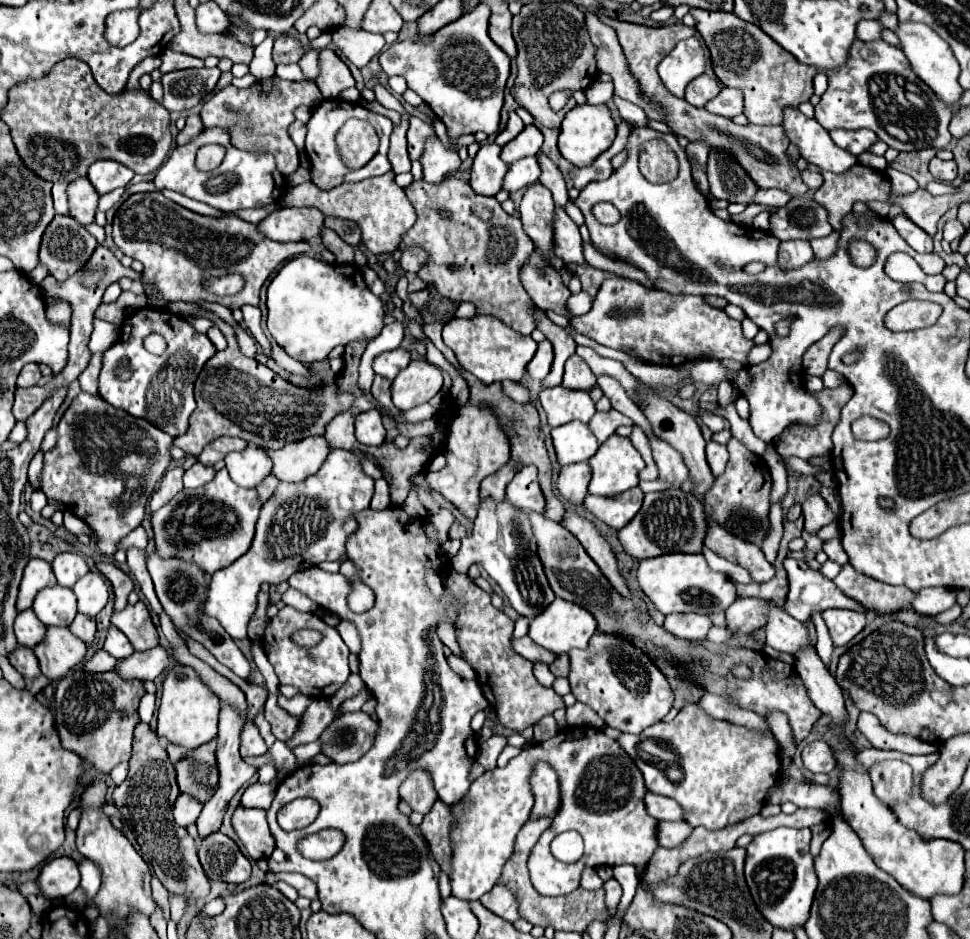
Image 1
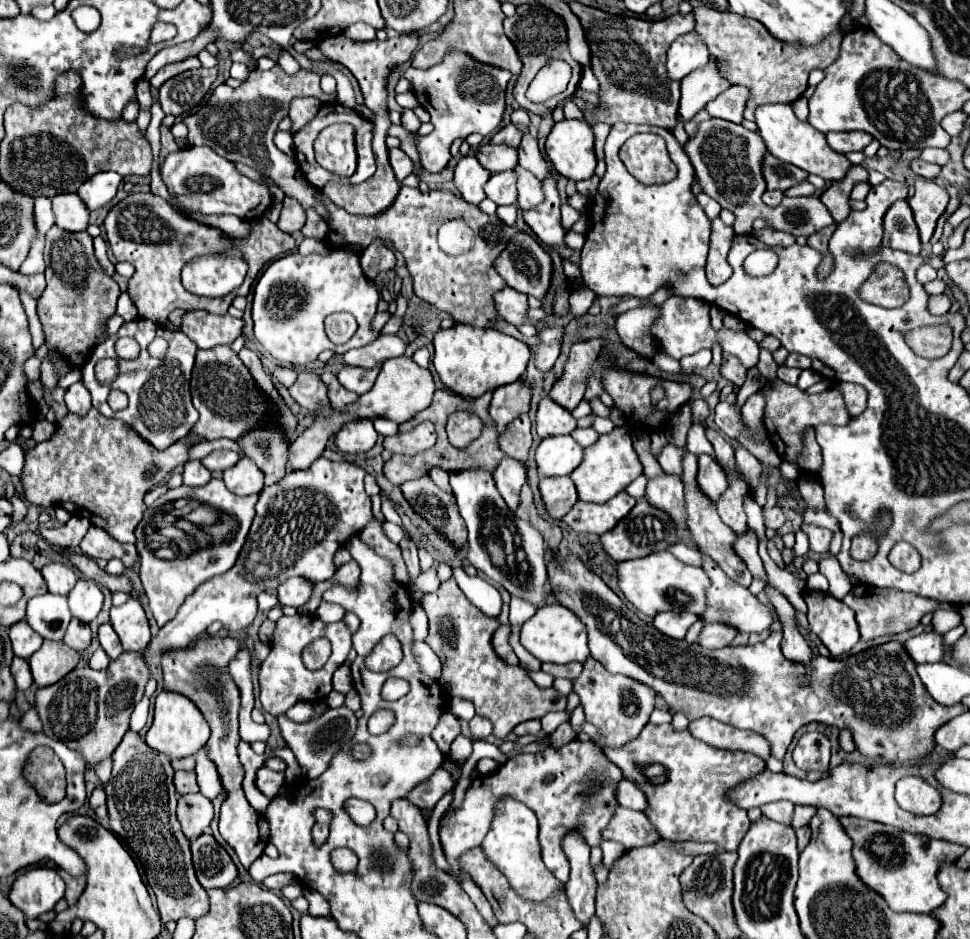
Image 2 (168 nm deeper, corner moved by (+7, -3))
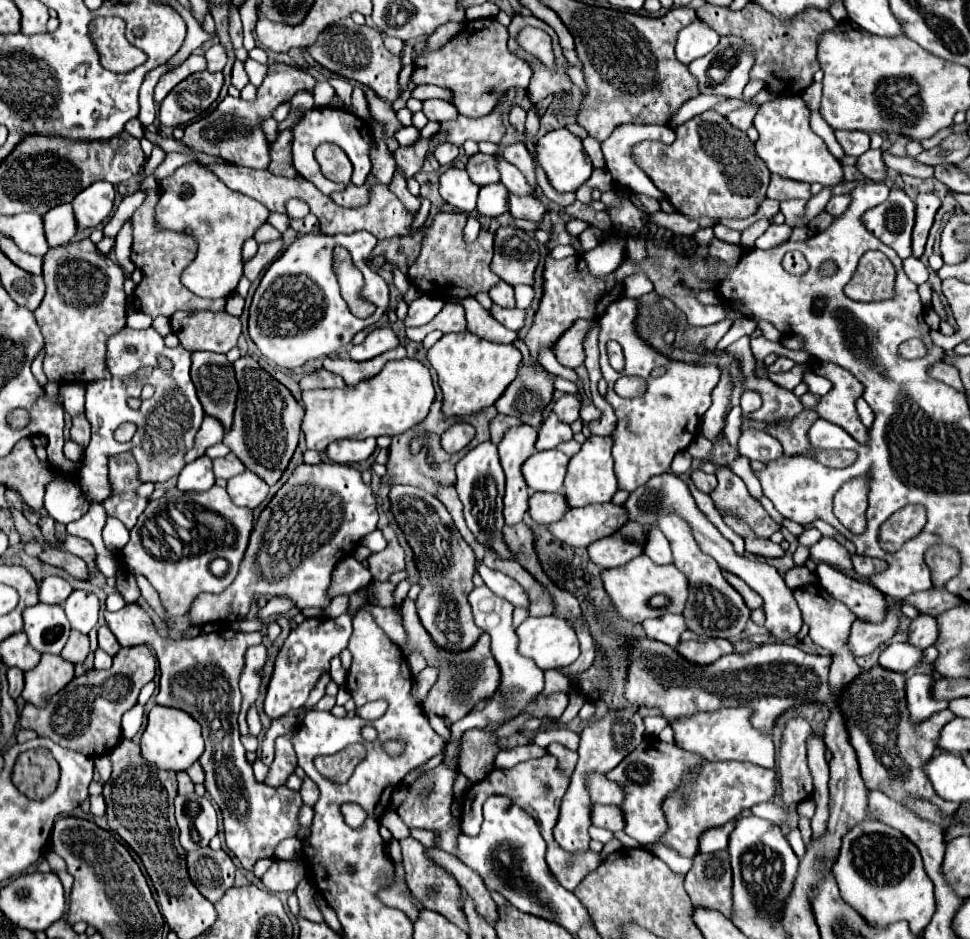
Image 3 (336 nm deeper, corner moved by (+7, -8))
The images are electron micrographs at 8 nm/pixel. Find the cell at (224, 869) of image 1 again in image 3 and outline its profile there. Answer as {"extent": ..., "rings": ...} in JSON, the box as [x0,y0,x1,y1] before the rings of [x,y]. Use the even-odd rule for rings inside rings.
{"extent":[187,848,235,902],"rings":[[[199,848],[187,854],[187,870],[197,890],[209,900],[217,902],[227,888],[233,886],[235,864],[223,850]]]}

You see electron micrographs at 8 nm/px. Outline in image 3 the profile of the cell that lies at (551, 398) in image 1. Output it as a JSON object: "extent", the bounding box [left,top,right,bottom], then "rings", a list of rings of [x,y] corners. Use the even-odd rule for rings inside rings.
{"extent":[535,412,573,450],"rings":[[[551,412],[547,416],[547,420],[541,424],[539,428],[539,438],[537,438],[537,444],[535,448],[537,450],[549,450],[549,448],[557,448],[561,442],[565,440],[571,440],[573,438],[573,432],[571,432],[571,426],[561,422],[557,418],[555,412]]]}

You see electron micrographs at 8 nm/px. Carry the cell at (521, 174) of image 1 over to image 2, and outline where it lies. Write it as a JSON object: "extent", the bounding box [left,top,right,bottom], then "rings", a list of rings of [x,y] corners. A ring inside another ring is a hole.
{"extent":[485,171,517,205],"rings":[[[503,171],[491,175],[491,179],[485,183],[485,195],[495,205],[515,205],[517,203],[517,177],[513,171]]]}

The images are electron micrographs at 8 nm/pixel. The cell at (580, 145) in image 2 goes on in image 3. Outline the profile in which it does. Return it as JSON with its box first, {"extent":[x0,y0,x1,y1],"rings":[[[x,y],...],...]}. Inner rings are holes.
{"extent":[537,128,593,192],"rings":[[[567,128],[547,132],[537,140],[537,162],[559,192],[575,192],[593,172],[593,164],[587,162],[581,138]]]}

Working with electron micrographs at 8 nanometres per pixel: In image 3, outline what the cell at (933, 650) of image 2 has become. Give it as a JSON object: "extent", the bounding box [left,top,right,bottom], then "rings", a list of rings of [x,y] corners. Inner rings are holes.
{"extent":[879,644,923,674],"rings":[[[889,644],[879,656],[879,664],[887,670],[911,674],[915,666],[921,664],[921,658],[923,658],[923,648],[917,648],[913,644]]]}

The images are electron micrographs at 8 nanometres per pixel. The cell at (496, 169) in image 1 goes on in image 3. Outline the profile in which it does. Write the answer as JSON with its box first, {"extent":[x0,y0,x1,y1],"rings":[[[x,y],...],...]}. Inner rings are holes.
{"extent":[441,168,479,212],"rings":[[[449,168],[441,174],[441,196],[445,202],[451,206],[463,210],[463,212],[473,212],[477,206],[477,194],[479,186],[469,178],[465,168]]]}

